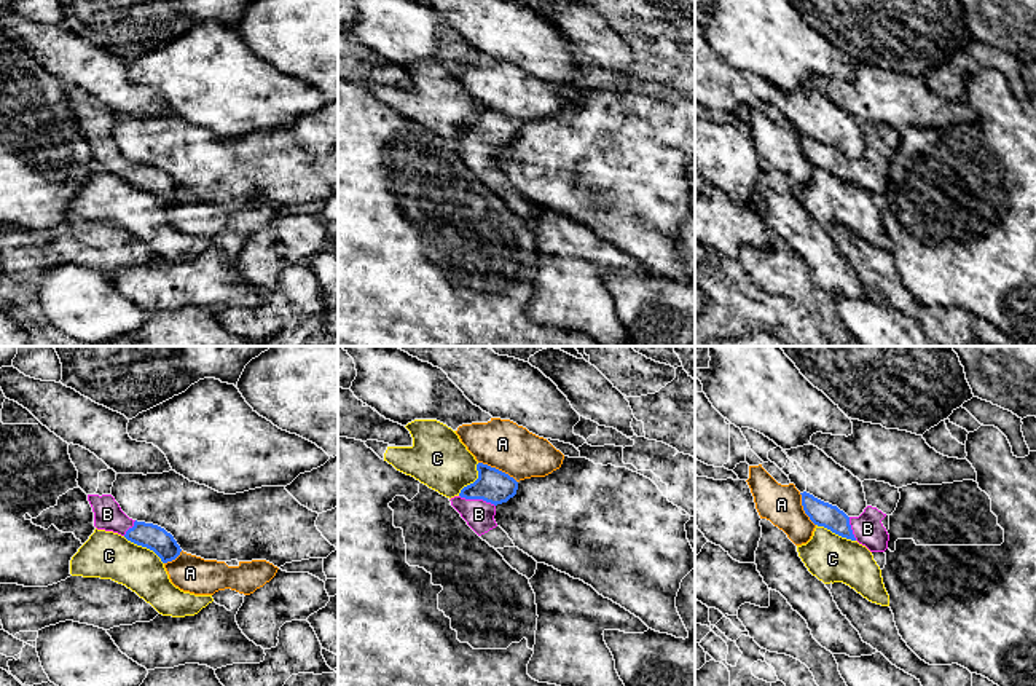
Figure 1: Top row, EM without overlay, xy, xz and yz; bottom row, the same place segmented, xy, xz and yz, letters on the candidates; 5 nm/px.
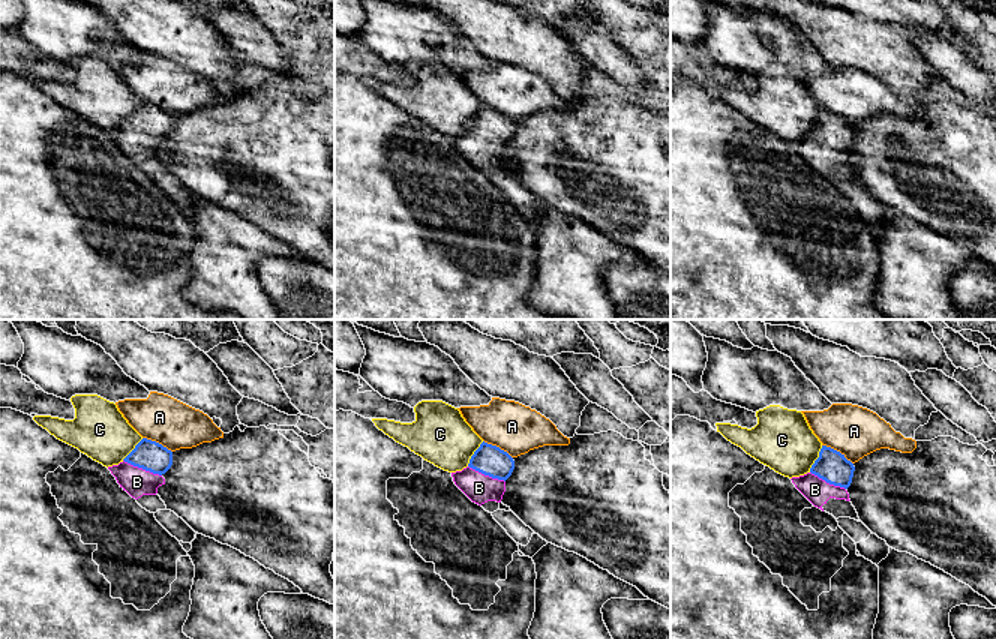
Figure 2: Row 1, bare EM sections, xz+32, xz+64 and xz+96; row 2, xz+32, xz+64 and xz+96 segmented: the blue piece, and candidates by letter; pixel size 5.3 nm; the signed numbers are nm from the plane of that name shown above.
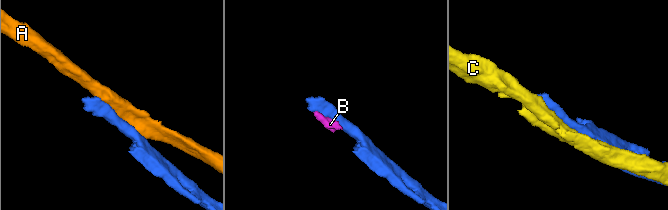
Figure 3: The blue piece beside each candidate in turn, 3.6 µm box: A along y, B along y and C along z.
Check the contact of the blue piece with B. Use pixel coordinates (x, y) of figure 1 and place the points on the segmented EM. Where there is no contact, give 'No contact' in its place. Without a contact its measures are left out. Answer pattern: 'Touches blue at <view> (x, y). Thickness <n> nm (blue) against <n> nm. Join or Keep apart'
Touches blue at xz (477, 498). Thickness 170 nm (blue) against 150 nm. Join

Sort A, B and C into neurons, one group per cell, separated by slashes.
A / B / C

